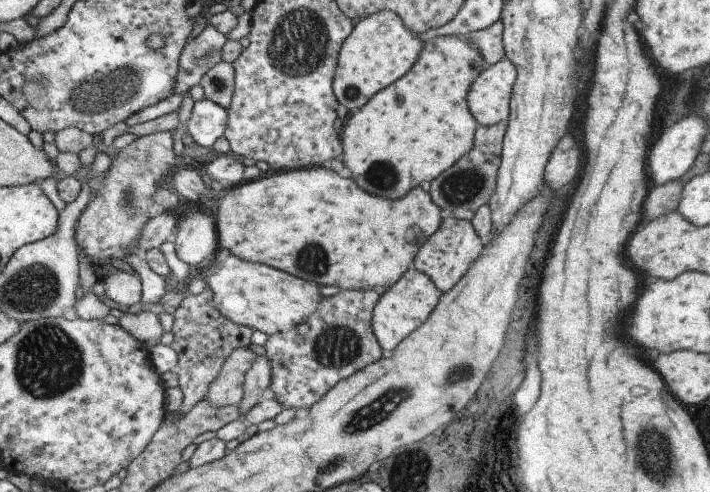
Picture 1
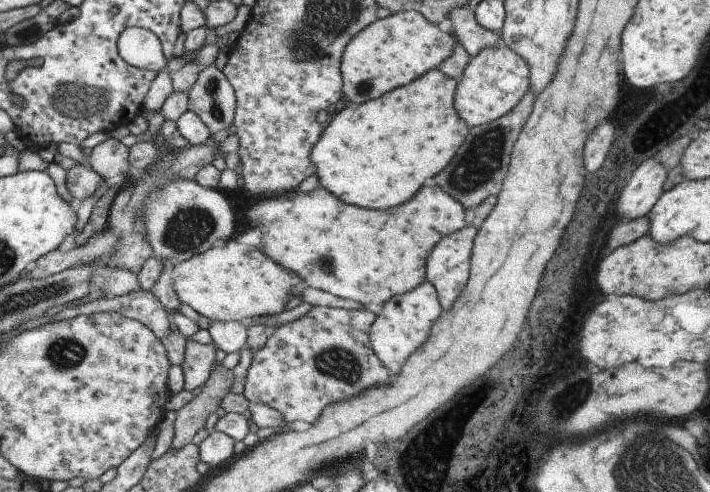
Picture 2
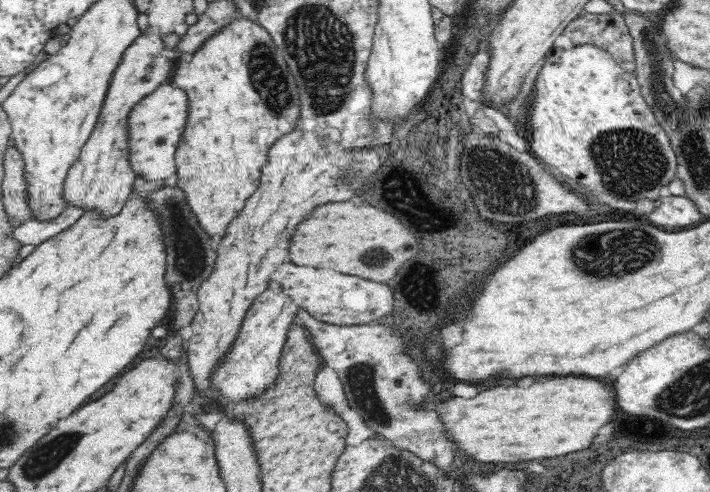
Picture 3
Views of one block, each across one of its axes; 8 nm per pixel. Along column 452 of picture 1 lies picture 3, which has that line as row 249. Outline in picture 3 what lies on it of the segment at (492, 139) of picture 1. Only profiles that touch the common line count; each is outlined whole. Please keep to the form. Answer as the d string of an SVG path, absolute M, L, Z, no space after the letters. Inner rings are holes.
M174 182L168 188L160 188L156 192L148 194L148 206L152 208L152 212L156 214L160 228L162 228L162 236L164 236L164 246L166 246L166 282L168 288L172 290L172 326L176 330L186 328L192 324L194 316L198 316L200 312L200 302L198 302L198 288L202 286L202 282L206 278L210 278L214 266L216 266L216 240L210 238L202 226L198 224L194 212L190 210L184 192L174 186Z

